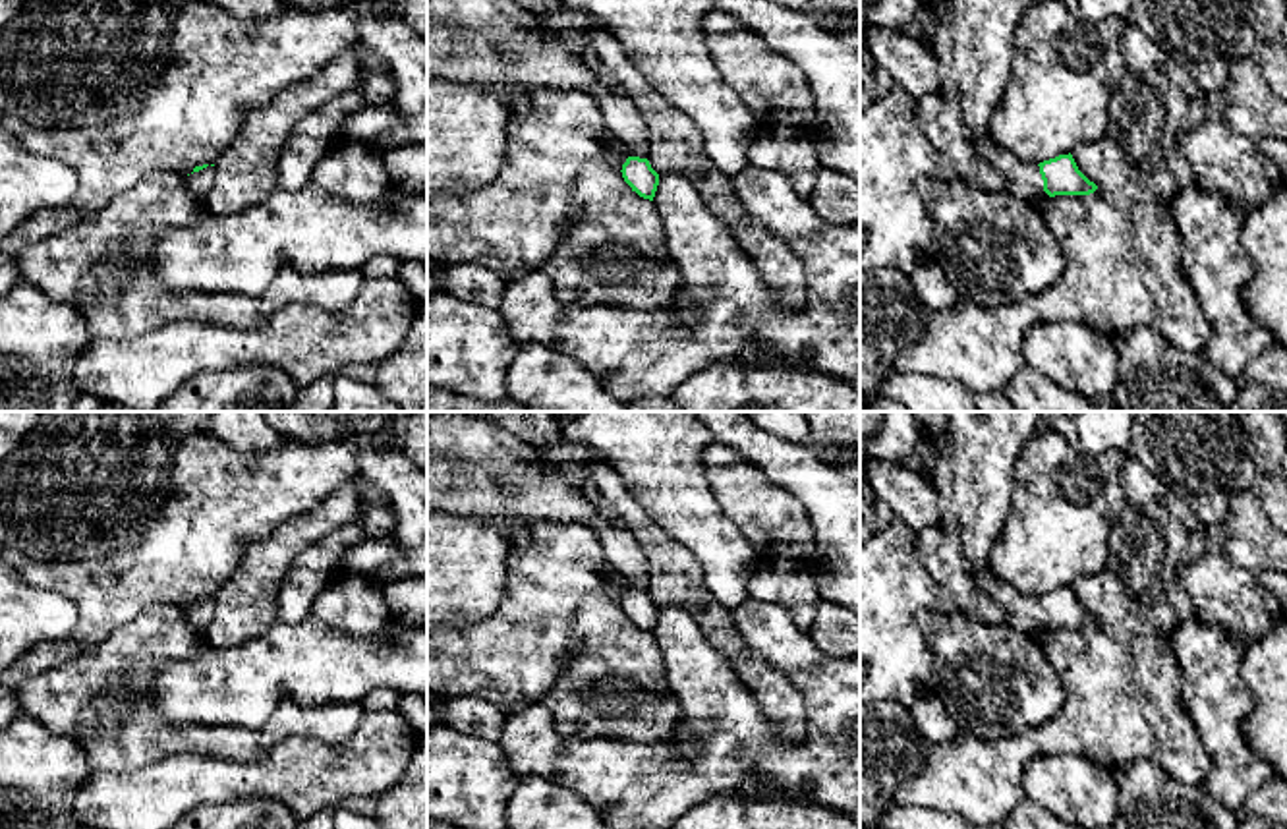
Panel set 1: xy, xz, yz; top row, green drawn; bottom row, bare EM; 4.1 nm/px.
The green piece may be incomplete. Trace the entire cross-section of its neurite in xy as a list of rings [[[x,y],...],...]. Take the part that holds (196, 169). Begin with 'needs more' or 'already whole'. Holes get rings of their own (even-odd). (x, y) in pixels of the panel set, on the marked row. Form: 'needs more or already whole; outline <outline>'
needs more; outline [[[214,164],[195,166],[191,174],[187,174],[189,189],[205,199],[214,184]]]

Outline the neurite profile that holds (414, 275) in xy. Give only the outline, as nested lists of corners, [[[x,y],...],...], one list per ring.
[[[404,261],[398,267],[398,278],[419,301],[427,298],[427,267],[425,265],[415,261]]]

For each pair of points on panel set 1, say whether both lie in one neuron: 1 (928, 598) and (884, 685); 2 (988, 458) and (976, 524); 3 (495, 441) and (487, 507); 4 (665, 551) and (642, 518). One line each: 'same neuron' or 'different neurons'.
1: same neuron
2: same neuron
3: same neuron
4: same neuron

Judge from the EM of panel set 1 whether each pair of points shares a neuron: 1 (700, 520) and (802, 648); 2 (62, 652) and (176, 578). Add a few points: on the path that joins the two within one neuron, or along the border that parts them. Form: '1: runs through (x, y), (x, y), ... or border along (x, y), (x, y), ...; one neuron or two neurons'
1: border along (750, 598), (733, 611); two neurons
2: runs through (91, 627), (140, 578), (147, 578); one neuron

